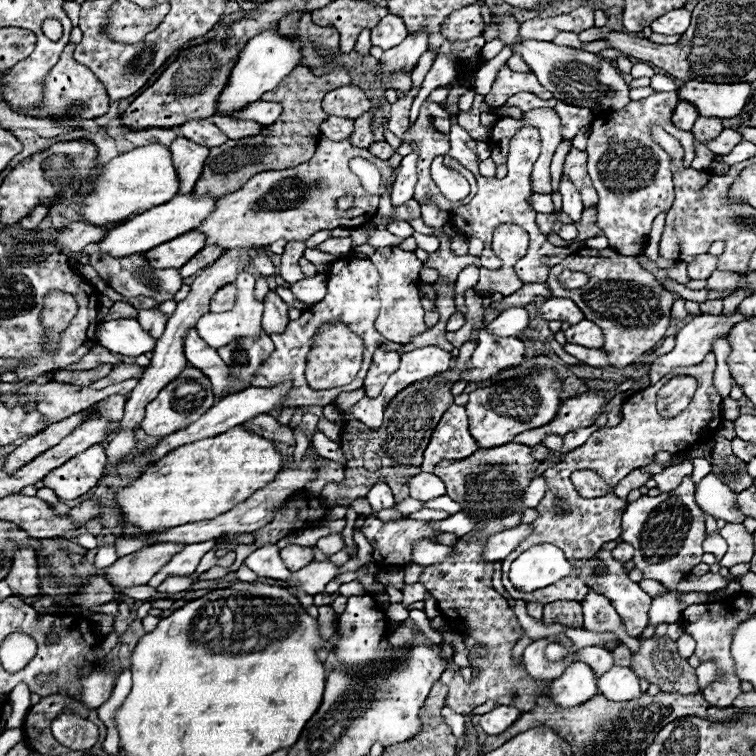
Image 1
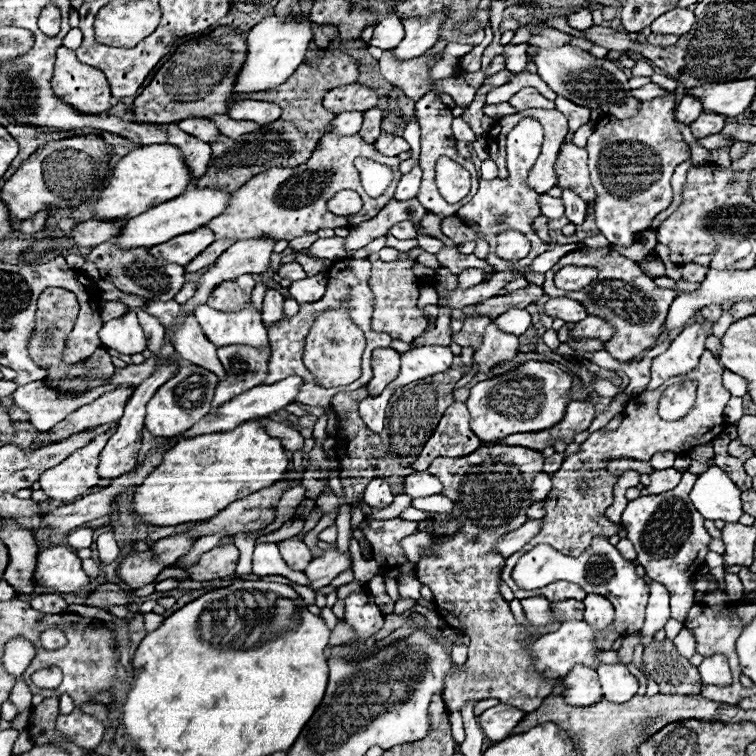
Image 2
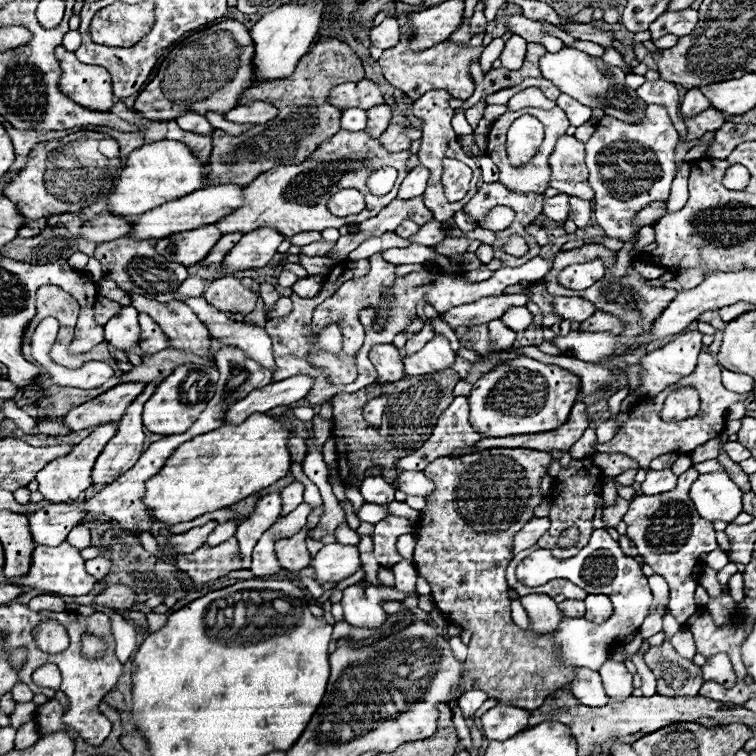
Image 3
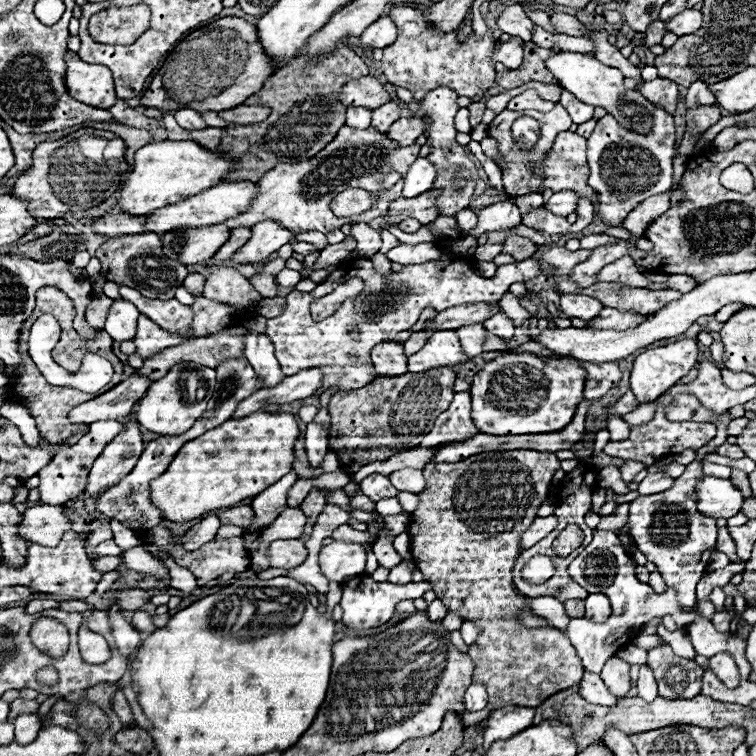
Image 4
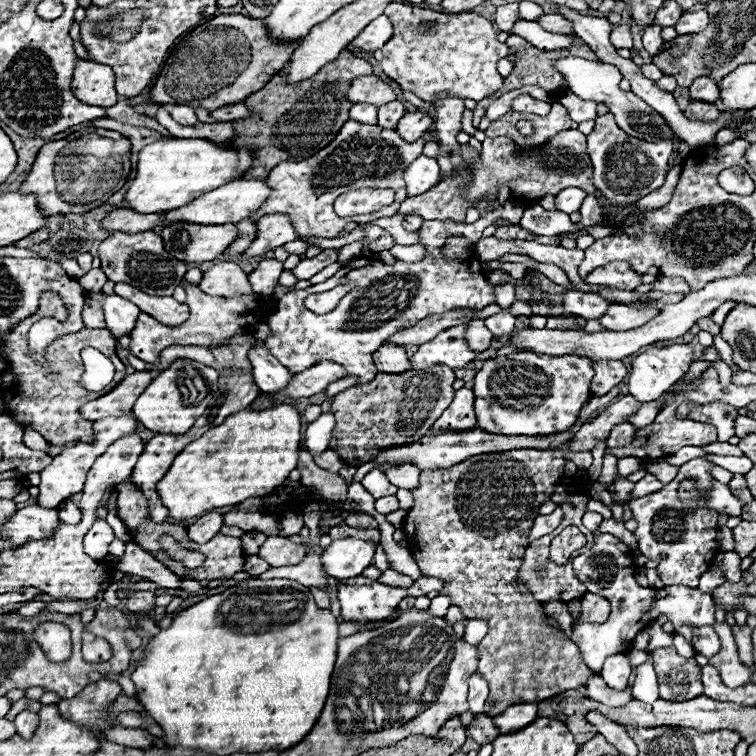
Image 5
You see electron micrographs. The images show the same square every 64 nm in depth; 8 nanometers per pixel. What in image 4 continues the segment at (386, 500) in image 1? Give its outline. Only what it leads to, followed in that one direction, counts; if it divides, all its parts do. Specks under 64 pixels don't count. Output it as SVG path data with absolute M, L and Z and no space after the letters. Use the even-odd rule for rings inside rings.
M382 474L366 476L360 482L360 488L362 488L362 494L368 496L372 502L378 502L378 500L384 500L384 498L394 498L398 494L398 490L390 484L388 476L382 476Z

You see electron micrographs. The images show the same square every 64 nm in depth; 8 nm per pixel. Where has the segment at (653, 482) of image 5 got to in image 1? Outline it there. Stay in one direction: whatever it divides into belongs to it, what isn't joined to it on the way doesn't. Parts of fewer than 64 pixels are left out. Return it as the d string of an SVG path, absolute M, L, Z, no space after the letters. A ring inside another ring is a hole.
M687 460L686 468L666 468L660 474L653 476L655 482L658 482L658 490L668 492L668 490L676 490L676 486L680 486L682 478L692 473L693 464Z

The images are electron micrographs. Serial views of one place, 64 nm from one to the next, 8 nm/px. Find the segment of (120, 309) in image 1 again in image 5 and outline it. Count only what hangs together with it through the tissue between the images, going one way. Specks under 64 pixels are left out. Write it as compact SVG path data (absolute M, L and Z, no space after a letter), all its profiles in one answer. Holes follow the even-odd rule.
M92 294L84 304L82 318L86 328L104 328L104 310L102 310L102 294Z

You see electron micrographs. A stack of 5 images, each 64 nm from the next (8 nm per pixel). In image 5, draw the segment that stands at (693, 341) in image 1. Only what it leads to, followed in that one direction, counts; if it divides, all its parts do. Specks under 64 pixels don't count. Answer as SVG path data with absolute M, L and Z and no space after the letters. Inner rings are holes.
M672 344L666 348L652 348L642 352L632 362L630 394L638 402L652 402L660 398L672 382L678 382L694 362L694 348L690 344Z

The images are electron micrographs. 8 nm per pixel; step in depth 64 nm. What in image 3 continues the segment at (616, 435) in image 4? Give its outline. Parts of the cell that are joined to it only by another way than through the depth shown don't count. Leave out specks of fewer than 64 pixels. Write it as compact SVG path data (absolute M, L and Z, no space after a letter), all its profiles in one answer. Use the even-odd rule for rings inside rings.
M626 386L618 390L615 394L613 394L609 398L609 400L607 400L609 410L611 412L611 417L614 417L619 413L620 404L628 394L629 394L629 388Z

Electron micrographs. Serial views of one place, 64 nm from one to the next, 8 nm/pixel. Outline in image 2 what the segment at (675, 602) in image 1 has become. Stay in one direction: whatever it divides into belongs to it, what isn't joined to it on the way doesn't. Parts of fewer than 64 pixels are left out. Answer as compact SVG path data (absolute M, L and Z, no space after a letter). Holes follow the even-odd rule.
M658 582L650 584L650 602L646 608L646 624L640 630L642 636L654 636L668 620L672 618L670 614L670 594L660 586Z

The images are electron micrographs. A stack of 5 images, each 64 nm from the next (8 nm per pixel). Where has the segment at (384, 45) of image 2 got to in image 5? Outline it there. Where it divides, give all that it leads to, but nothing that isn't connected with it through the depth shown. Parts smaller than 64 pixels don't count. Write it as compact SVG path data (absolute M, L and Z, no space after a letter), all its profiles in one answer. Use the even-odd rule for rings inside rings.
M382 14L380 18L372 20L372 22L352 40L352 44L354 44L356 48L362 48L362 50L366 50L366 52L372 52L372 50L382 48L392 36L394 36L394 28L392 28L390 20Z

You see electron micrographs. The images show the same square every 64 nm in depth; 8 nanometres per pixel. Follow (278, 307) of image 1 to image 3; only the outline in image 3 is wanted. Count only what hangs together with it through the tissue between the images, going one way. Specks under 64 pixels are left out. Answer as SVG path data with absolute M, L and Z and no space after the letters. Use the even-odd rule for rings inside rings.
M260 284L260 294L262 294L264 304L266 304L268 308L272 308L272 306L280 300L280 294L276 292L276 288L274 288L272 284Z

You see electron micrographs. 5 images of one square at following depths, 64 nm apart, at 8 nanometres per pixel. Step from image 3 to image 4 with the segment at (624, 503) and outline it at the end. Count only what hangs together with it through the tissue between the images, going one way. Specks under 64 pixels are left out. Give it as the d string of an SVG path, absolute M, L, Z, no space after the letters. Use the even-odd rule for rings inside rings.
M618 504L618 510L610 516L602 516L598 530L610 530L620 534L620 528L626 524L626 516L628 516L628 504Z

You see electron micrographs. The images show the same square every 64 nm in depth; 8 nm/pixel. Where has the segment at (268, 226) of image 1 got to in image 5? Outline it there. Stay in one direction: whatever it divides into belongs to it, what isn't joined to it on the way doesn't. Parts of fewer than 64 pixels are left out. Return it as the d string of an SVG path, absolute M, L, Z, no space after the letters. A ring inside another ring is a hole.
M348 120L340 128L340 134L312 158L306 158L302 162L280 162L264 180L270 188L268 200L254 214L250 214L248 220L260 220L264 214L286 214L302 238L336 238L348 222L366 224L384 216L392 216L396 212L396 206L400 206L400 202L406 198L406 184L402 180L402 174L410 166L410 162L422 154L422 148L422 138L408 144L400 140L394 130L380 130L380 126L360 126L358 122ZM354 188L392 188L394 204L384 206L372 214L350 216L350 220L334 216L334 200L342 192Z

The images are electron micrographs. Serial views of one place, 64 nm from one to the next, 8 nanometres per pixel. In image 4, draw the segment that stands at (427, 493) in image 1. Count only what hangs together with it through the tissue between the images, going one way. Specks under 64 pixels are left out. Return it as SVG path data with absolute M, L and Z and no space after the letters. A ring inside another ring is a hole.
M416 468L396 470L390 474L390 480L400 492L420 494L422 490L426 490L426 480L422 478L422 470L416 470Z

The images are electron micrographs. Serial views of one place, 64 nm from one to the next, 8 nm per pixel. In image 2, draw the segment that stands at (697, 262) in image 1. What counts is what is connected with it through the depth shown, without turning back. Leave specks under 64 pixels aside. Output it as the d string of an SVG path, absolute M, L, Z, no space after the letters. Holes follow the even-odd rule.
M686 264L684 272L682 272L682 280L690 280L690 282L702 282L706 278L710 268L700 266L700 264Z

